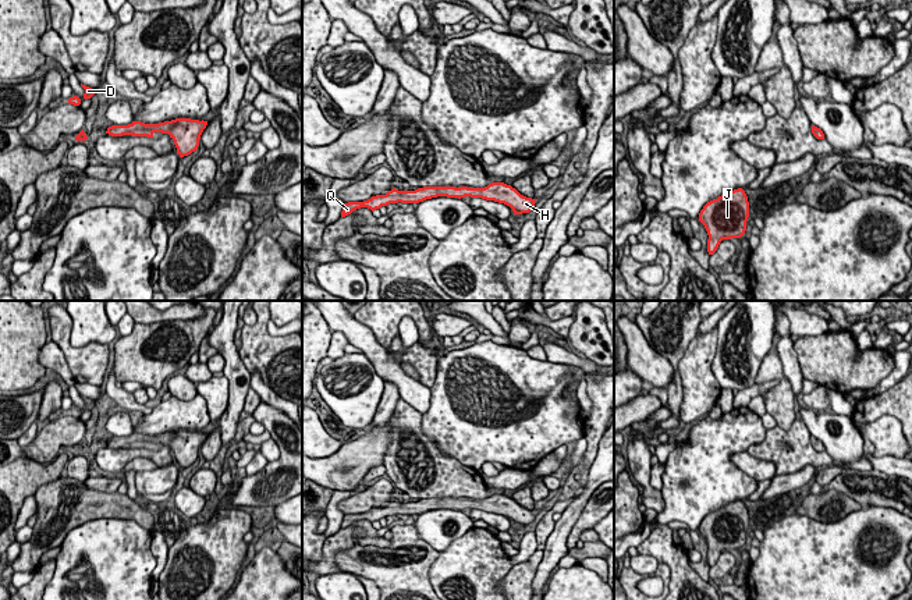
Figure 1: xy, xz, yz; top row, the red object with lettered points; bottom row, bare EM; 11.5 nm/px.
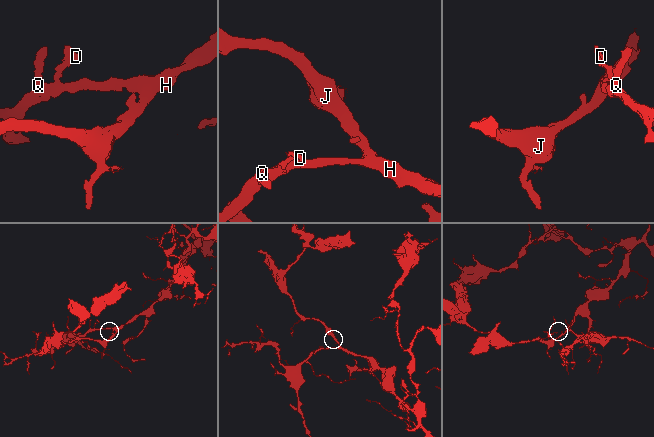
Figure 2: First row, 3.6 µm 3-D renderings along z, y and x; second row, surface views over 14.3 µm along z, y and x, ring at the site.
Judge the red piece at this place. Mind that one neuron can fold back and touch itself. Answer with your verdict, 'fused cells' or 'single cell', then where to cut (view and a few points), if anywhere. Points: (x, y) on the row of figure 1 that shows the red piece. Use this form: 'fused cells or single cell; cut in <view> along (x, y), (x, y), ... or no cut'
single cell; no cut

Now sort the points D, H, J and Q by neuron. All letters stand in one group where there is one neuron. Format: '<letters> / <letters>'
D H J Q

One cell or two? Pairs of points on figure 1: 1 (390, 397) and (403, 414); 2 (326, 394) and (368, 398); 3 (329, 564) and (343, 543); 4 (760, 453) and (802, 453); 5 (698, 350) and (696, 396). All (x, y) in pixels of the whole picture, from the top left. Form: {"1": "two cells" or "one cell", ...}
{"1": "two cells", "2": "one cell", "3": "one cell", "4": "one cell", "5": "one cell"}

